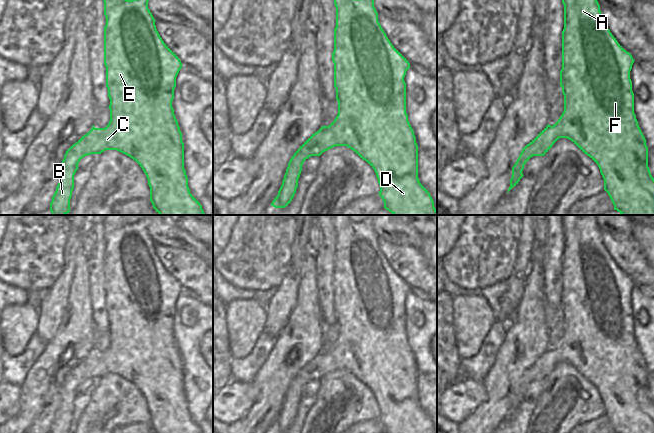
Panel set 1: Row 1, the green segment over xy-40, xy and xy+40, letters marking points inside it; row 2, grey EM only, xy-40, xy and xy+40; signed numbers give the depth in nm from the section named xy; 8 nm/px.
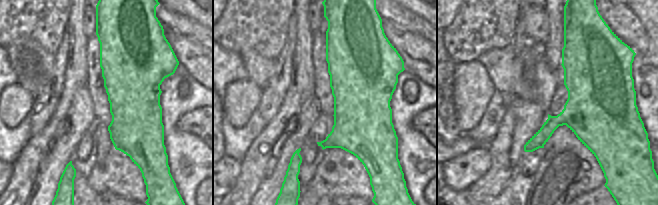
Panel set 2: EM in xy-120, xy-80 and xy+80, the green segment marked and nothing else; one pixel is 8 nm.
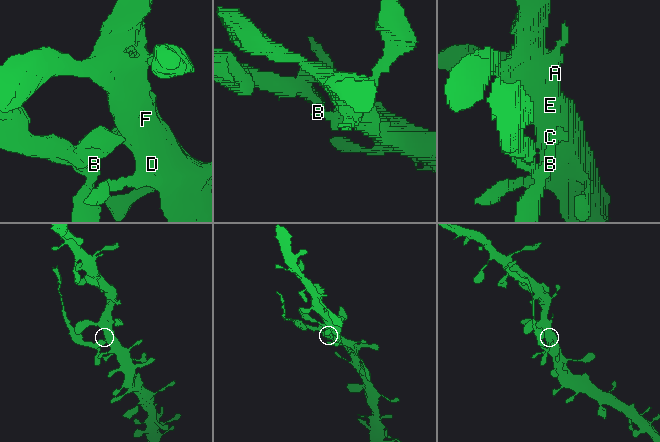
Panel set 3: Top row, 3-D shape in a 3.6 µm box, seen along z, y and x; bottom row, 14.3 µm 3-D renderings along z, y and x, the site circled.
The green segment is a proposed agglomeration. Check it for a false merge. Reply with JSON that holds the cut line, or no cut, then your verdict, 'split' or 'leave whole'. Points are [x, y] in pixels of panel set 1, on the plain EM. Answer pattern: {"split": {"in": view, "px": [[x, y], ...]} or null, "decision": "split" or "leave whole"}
{"split": {"in": "xy-40", "px": [[68, 373], [81, 382]]}, "decision": "split"}

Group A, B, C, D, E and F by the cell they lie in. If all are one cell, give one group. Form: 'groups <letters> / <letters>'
groups A C D E F / B

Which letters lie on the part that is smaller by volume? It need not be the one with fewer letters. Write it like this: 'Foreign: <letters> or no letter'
Foreign: B.

